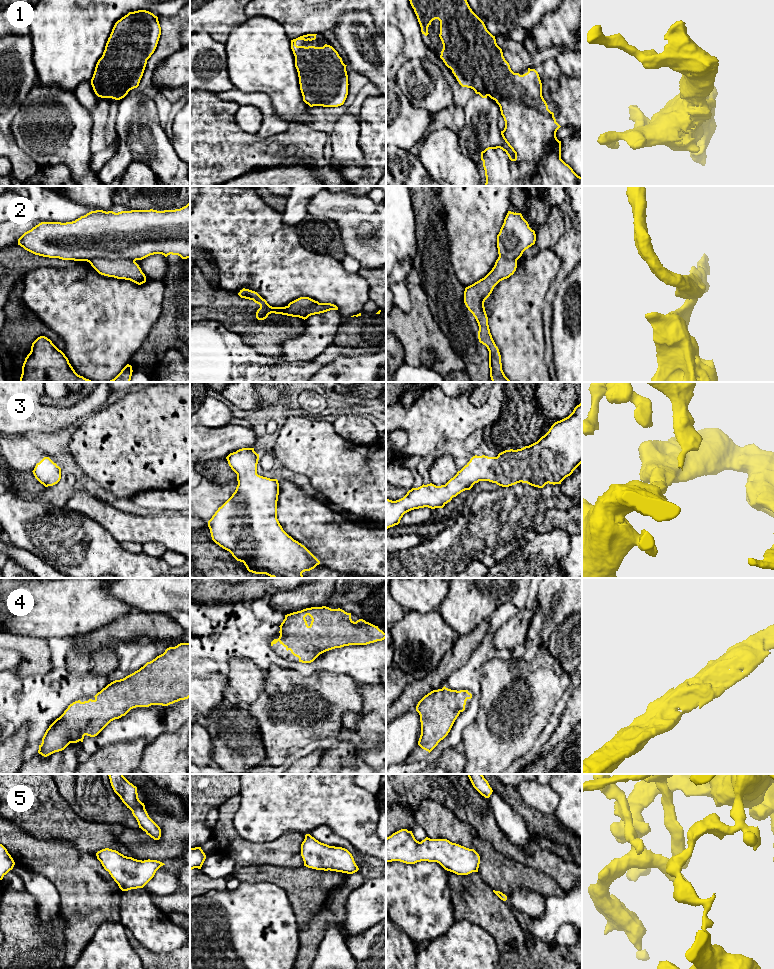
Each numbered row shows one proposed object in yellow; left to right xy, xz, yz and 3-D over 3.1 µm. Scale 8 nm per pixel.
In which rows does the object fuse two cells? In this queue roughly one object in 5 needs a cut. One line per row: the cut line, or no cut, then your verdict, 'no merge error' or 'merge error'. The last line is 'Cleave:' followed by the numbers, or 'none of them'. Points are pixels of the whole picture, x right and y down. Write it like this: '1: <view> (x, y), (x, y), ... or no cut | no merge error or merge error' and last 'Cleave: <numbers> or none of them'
1: no cut | no merge error
2: xy (134, 260), (126, 258), (92, 258), (88, 261) | merge error
3: no cut | no merge error
4: no cut | no merge error
5: no cut | no merge error
Cleave: 2

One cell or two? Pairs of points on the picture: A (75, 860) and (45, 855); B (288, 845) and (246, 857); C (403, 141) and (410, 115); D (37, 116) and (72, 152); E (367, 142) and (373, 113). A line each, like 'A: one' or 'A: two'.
A: one
B: one
C: one
D: one
E: one

